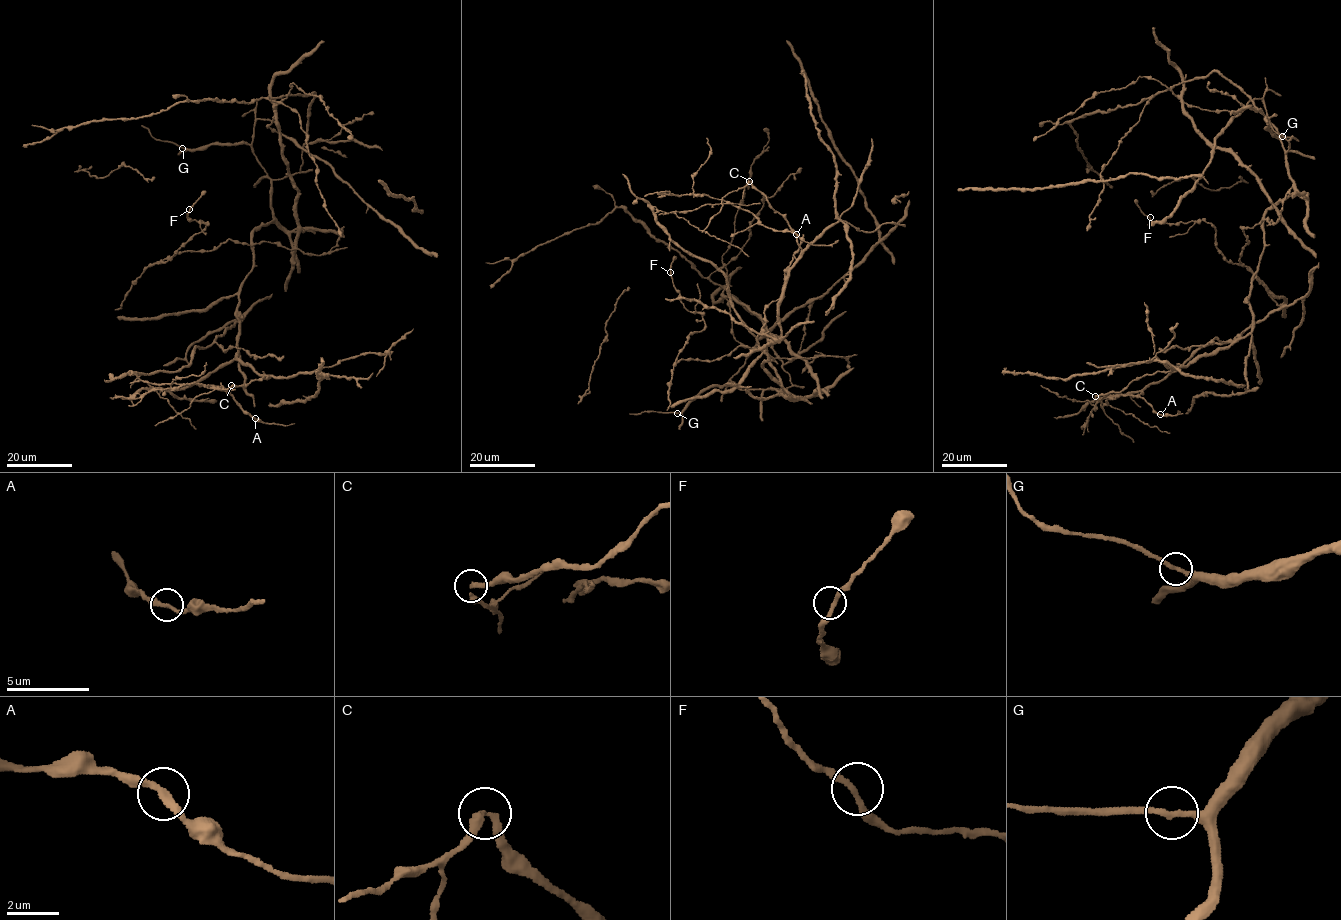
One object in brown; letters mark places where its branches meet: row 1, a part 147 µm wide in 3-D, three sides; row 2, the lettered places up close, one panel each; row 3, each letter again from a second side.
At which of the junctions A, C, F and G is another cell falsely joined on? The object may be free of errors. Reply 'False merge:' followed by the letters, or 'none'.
False merge: C

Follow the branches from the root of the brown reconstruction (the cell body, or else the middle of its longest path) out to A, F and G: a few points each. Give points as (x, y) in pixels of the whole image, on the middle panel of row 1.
A: (773, 376), (783, 287), (754, 336), (721, 272), (655, 213), (731, 203), (796, 234)
F: (773, 376), (811, 397), (850, 368), (840, 356), (739, 345), (677, 361), (704, 321), (670, 272)
G: (773, 376), (785, 390), (707, 386), (676, 413)

